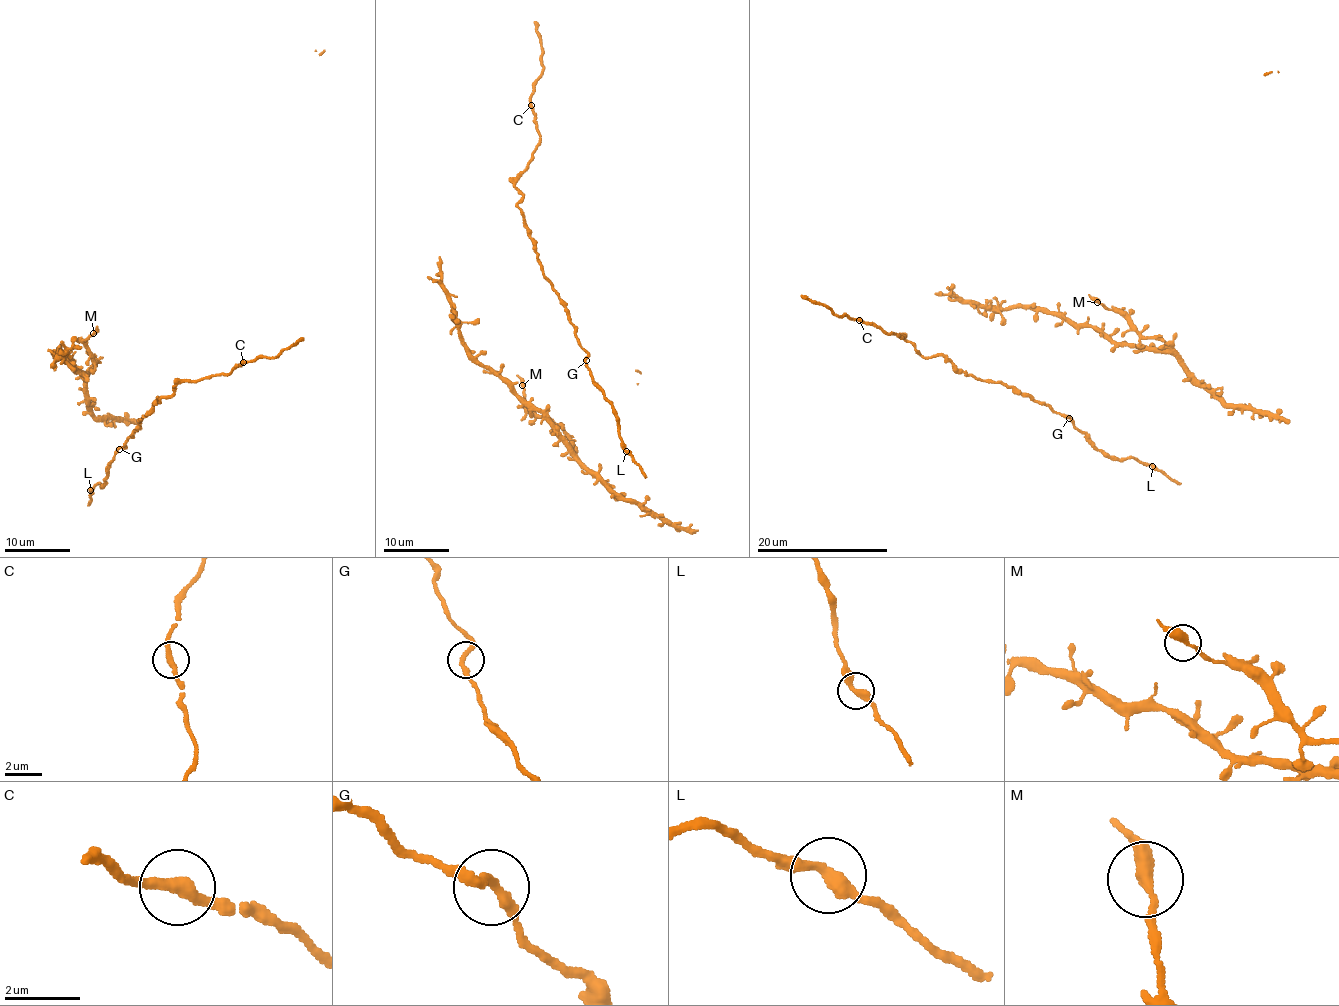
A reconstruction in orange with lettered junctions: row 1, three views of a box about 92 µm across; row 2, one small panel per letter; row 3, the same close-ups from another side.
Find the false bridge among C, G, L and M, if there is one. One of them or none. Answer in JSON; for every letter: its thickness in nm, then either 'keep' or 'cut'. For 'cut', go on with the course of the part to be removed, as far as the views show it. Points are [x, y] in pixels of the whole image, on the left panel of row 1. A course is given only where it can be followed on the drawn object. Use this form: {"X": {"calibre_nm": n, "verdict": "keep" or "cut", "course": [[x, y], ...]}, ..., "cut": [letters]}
{"C": {"calibre_nm": 320, "verdict": "keep"}, "G": {"calibre_nm": 240, "verdict": "keep"}, "L": {"calibre_nm": 340, "verdict": "keep"}, "M": {"calibre_nm": 340, "verdict": "keep"}, "cut": []}

